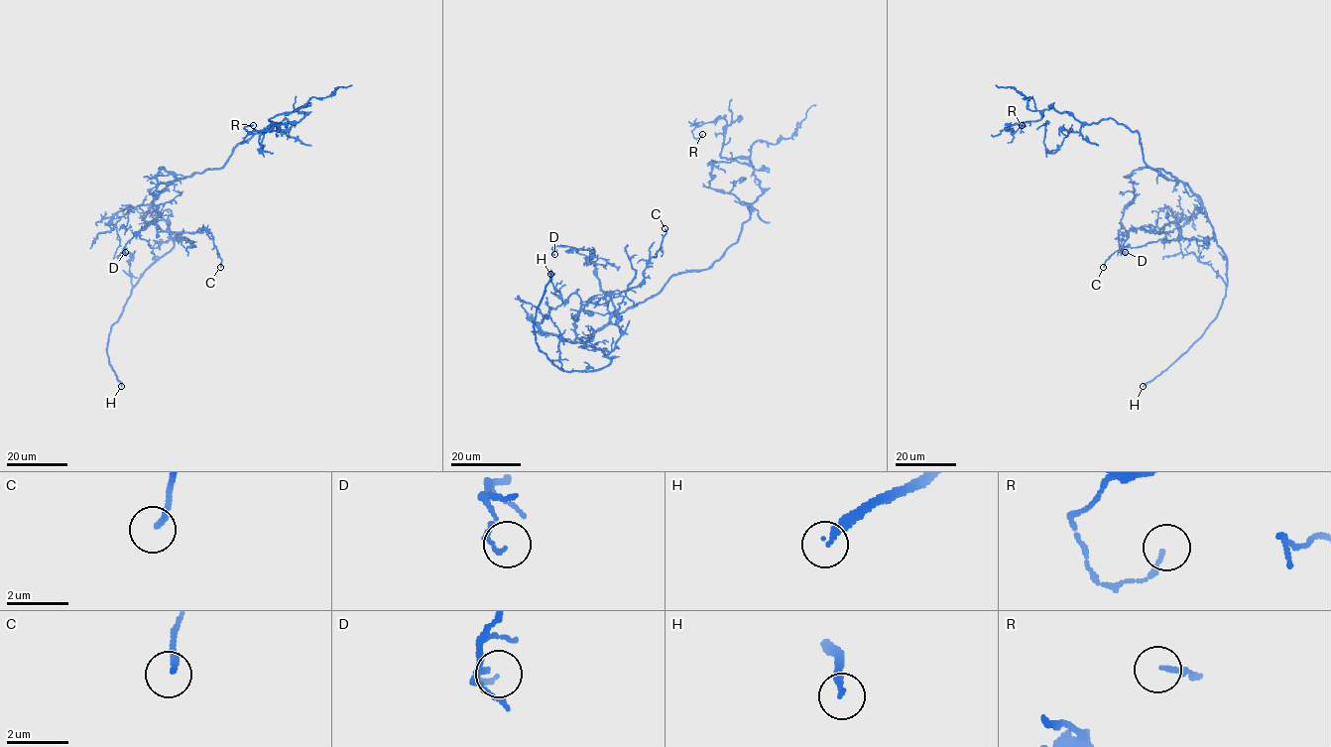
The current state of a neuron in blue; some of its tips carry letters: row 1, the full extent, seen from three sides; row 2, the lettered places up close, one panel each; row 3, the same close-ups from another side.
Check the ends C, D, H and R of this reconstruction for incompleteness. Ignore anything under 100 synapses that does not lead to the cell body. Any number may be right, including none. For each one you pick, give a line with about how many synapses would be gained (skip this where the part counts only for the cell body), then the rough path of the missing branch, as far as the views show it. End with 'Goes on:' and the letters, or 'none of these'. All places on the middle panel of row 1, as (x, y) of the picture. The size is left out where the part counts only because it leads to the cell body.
H: Course of what is missing: (550, 274), (581, 223), (574, 201), (559, 186), (537, 175), (496, 172), (494, 183), (480, 190)
Goes on: H

